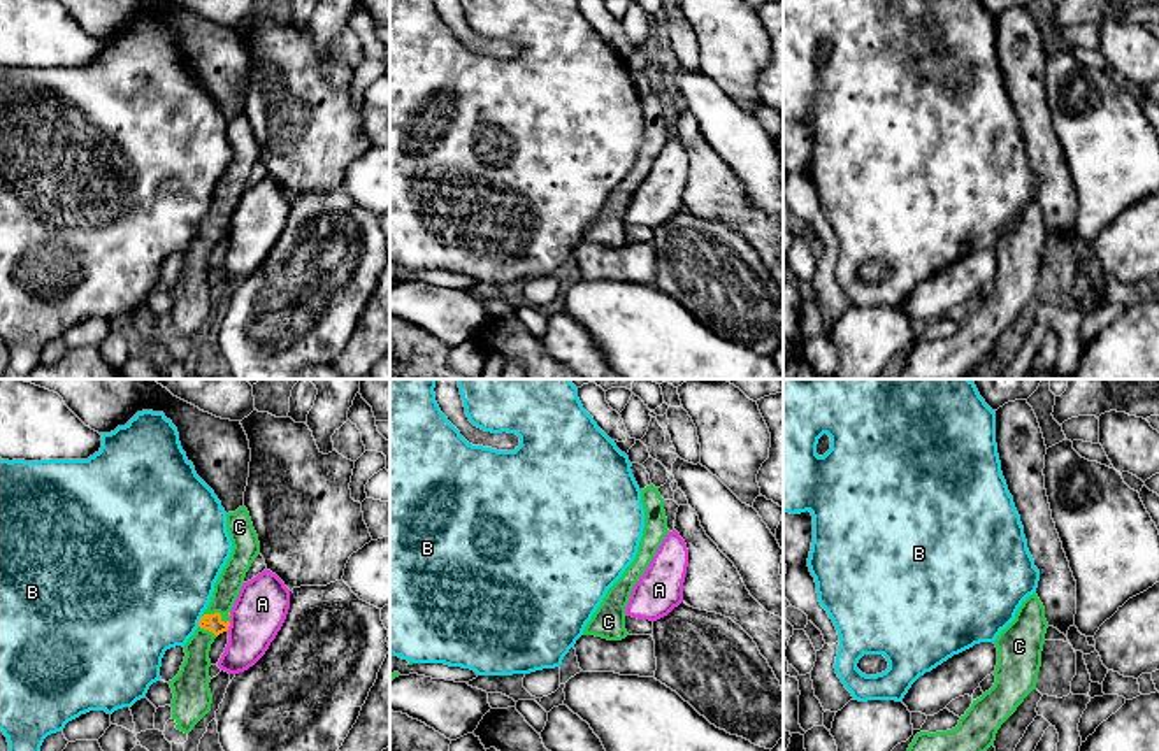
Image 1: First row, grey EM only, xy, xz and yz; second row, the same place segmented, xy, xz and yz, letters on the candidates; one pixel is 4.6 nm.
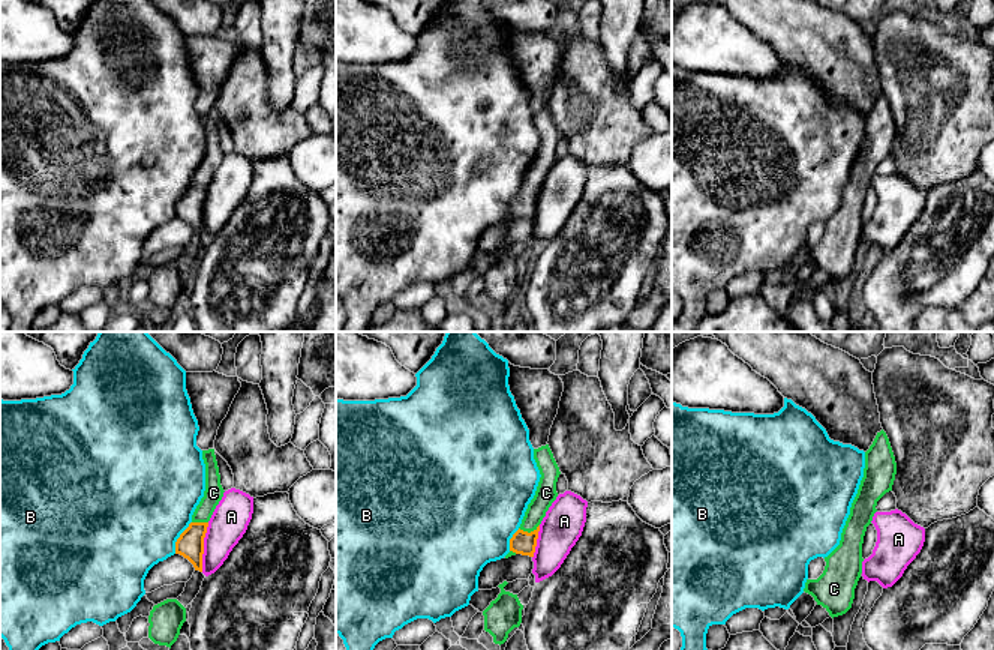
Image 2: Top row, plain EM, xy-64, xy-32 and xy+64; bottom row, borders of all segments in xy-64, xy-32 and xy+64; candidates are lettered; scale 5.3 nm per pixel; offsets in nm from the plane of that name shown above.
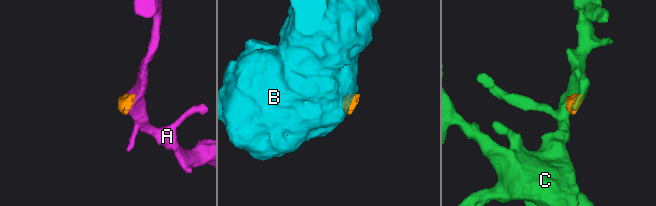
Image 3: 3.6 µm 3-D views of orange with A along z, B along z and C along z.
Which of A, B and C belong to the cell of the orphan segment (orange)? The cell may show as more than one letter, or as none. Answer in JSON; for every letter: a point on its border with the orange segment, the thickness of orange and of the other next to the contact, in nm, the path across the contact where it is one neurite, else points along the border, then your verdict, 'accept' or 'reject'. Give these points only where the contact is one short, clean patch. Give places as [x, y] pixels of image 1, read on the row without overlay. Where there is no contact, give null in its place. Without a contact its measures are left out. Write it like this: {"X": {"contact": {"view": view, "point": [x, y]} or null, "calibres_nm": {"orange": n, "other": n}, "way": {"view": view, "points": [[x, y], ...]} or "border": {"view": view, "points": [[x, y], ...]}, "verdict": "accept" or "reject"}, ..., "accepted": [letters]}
{"A": {"contact": {"view": "xy", "point": [229, 232]}, "calibres_nm": {"orange": 70, "other": 240}, "border": {"view": "xy", "points": [[230, 228], [227, 236]]}, "verdict": "reject"}, "B": {"contact": {"view": "xy", "point": [199, 228]}, "calibres_nm": {"orange": 70, "other": 500}, "verdict": "reject"}, "C": {"contact": {"view": "xy", "point": [216, 220]}, "calibres_nm": {"orange": 70, "other": 120}, "verdict": "accept"}, "accepted": ["C"]}

